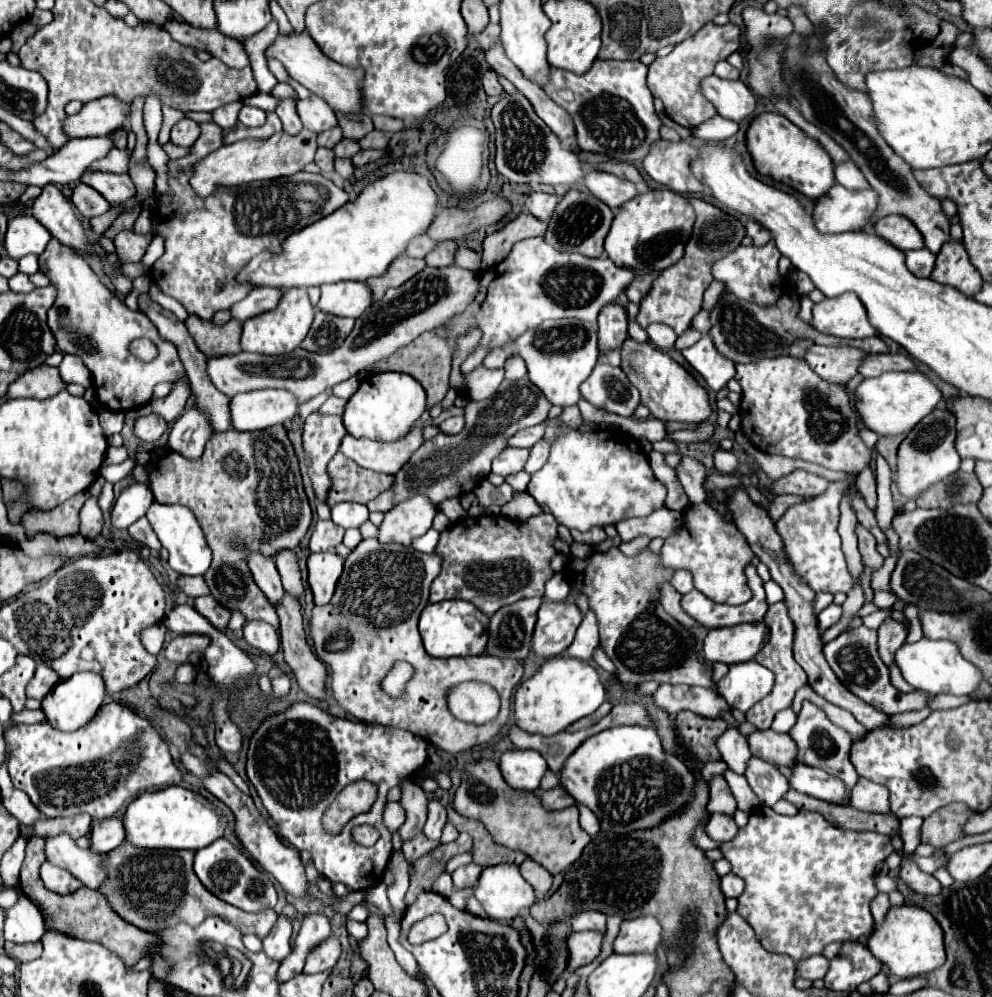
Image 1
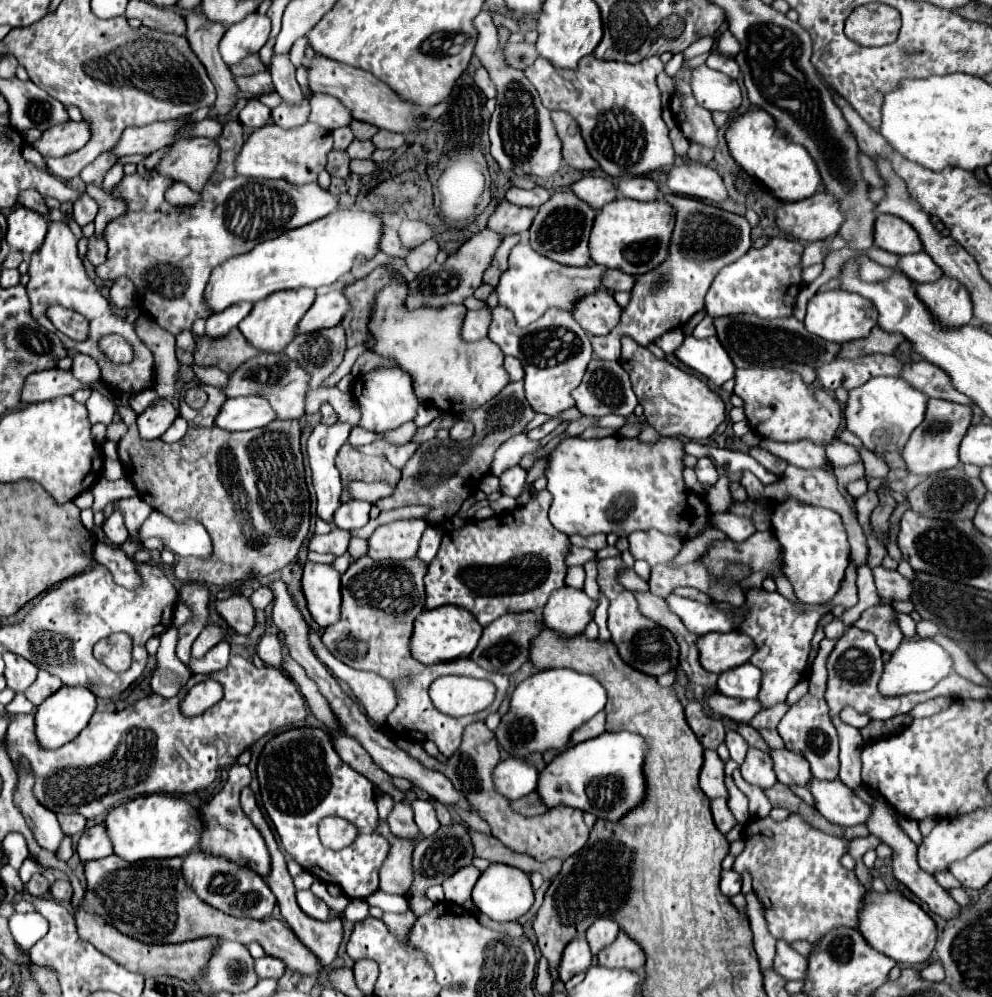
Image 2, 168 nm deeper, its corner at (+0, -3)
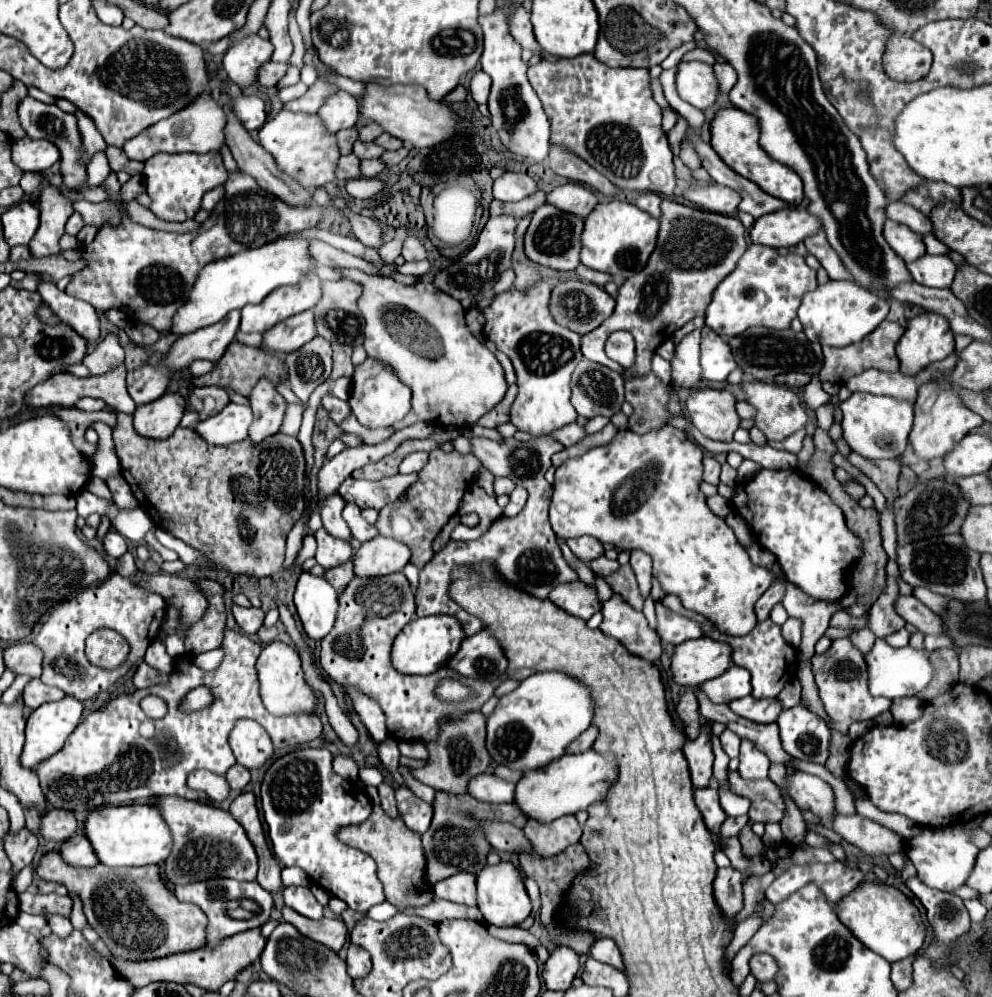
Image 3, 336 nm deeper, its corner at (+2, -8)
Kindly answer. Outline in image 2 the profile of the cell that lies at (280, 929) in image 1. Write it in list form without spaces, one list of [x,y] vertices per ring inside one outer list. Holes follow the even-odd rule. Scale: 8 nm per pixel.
[[[263,956],[263,958],[255,960],[255,972],[259,974],[259,978],[283,976],[285,962],[281,962],[279,958],[273,958],[273,956]]]

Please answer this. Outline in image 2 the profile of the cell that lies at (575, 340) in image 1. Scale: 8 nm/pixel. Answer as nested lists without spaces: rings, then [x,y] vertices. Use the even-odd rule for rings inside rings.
[[[497,306],[493,310],[489,338],[503,350],[505,356],[515,356],[521,360],[525,370],[525,396],[535,412],[555,418],[559,412],[575,406],[571,392],[581,384],[593,358],[593,348],[587,332],[577,324],[571,312],[551,308],[527,328],[517,328],[513,324],[513,314],[507,308]]]

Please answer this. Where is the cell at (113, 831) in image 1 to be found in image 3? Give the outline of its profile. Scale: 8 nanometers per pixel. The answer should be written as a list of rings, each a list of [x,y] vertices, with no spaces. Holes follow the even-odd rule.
[[[75,833],[73,837],[69,837],[69,841],[61,843],[59,855],[71,867],[89,869],[89,867],[95,867],[99,863],[99,859],[95,857],[95,851],[91,849],[91,845],[83,837],[83,833]]]

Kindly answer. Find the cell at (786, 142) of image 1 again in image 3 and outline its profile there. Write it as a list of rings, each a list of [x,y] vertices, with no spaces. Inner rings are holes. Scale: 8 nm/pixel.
[[[735,107],[719,109],[711,121],[711,147],[717,151],[717,155],[729,165],[735,173],[743,175],[745,179],[757,183],[765,193],[775,195],[777,199],[783,199],[791,205],[801,205],[803,195],[803,183],[801,177],[795,175],[795,171],[779,161],[773,161],[761,147],[759,147],[759,123],[753,115],[743,113]]]

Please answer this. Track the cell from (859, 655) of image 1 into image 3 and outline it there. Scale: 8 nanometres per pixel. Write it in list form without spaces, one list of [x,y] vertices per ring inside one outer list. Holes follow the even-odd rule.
[[[835,639],[827,653],[815,655],[811,659],[815,683],[819,689],[819,697],[825,705],[827,715],[833,721],[833,727],[841,733],[847,733],[849,725],[855,721],[871,721],[877,715],[889,711],[889,699],[875,699],[867,693],[867,663],[863,653],[851,645],[849,639]]]

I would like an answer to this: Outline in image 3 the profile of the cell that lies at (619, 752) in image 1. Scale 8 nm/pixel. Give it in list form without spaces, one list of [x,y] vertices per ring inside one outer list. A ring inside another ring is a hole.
[[[589,749],[581,755],[561,755],[543,769],[525,771],[515,787],[515,805],[525,813],[527,819],[539,823],[551,823],[563,815],[575,815],[587,809],[593,801],[603,799],[603,793],[615,781],[615,757],[611,753],[597,753]]]

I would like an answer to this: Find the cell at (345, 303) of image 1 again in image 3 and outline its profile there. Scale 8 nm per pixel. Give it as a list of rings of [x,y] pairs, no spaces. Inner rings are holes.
[[[303,311],[267,329],[267,333],[263,333],[261,349],[271,353],[291,353],[303,347],[303,343],[311,341],[313,337],[315,337],[313,311]]]

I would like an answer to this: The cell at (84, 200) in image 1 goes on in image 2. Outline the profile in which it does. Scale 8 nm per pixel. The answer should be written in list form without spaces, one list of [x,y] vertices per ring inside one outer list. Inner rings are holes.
[[[83,192],[79,196],[79,200],[73,204],[73,218],[75,218],[75,222],[79,226],[85,226],[85,224],[93,222],[93,218],[97,214],[97,208],[99,208],[97,202],[87,192]]]

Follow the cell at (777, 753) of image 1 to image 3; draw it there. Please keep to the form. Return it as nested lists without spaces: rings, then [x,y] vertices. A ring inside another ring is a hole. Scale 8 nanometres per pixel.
[[[803,771],[789,773],[787,783],[789,783],[789,795],[793,797],[793,801],[801,811],[811,811],[813,815],[819,815],[823,823],[829,823],[833,819],[835,795],[831,785]]]

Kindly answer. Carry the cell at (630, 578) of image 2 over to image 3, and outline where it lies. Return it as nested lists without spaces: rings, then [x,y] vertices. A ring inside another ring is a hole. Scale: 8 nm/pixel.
[[[601,555],[601,557],[593,559],[593,561],[589,563],[589,567],[591,567],[591,571],[593,571],[593,573],[607,575],[607,573],[613,573],[615,569],[619,569],[619,563],[617,563],[617,561],[611,561],[611,559],[607,559],[605,555]]]

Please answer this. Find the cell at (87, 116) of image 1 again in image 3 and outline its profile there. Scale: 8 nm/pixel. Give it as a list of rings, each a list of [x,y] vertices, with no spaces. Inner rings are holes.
[[[23,137],[13,141],[11,157],[23,171],[45,171],[59,161],[59,149],[55,149],[55,145],[49,141],[33,141]]]

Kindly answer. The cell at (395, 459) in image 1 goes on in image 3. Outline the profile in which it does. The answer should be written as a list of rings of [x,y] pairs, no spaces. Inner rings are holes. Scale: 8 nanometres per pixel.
[[[419,451],[419,453],[411,453],[411,455],[407,455],[407,457],[403,459],[399,471],[401,471],[401,473],[421,471],[421,469],[425,467],[425,463],[427,463],[427,457],[429,457],[429,453],[425,453],[425,451]]]

